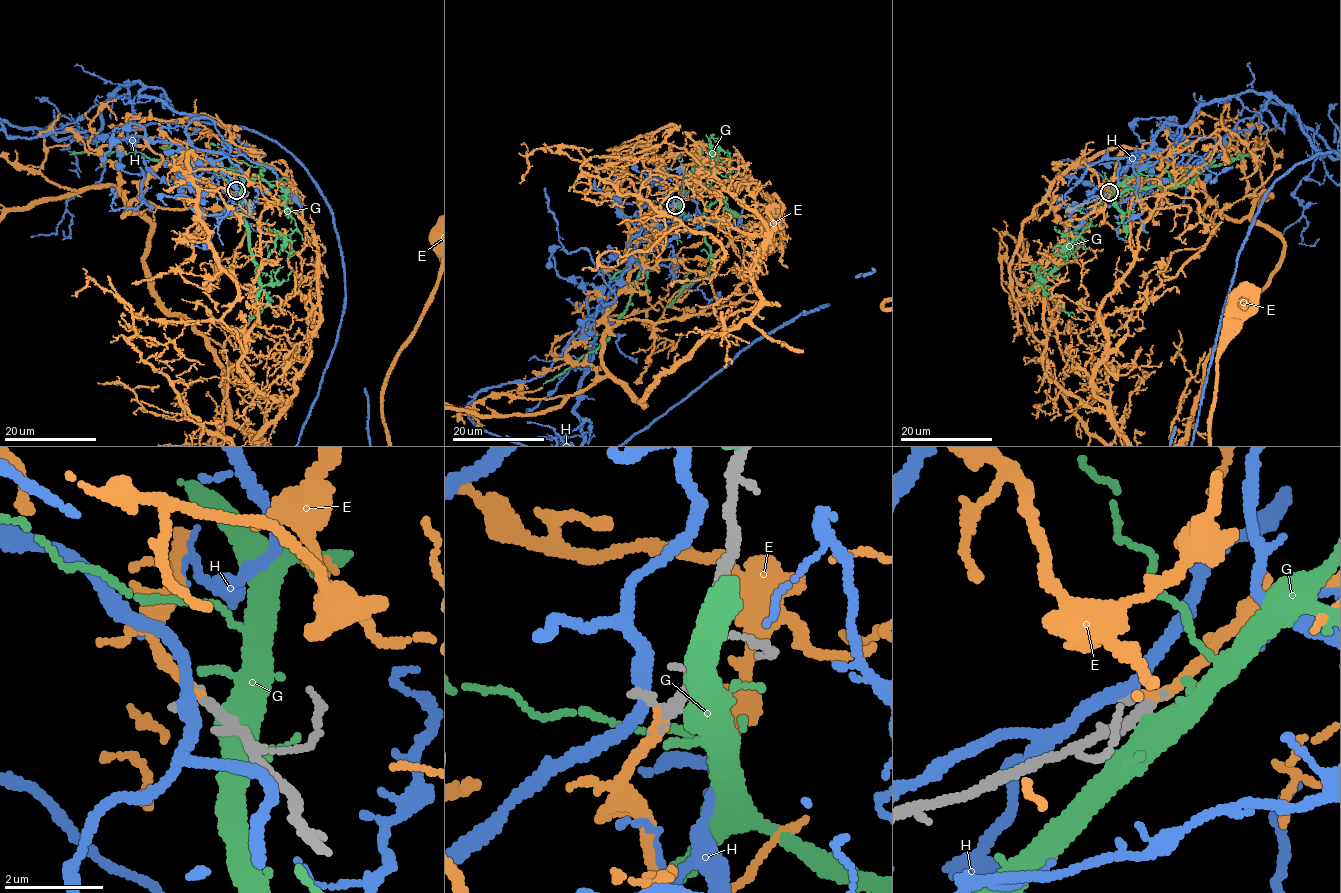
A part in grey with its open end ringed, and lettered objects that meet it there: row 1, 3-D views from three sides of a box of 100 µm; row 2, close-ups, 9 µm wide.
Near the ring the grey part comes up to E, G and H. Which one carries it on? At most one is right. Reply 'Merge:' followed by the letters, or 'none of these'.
Merge: E

